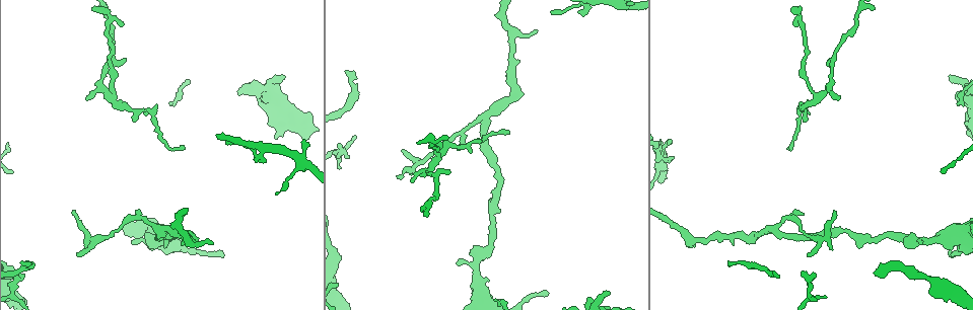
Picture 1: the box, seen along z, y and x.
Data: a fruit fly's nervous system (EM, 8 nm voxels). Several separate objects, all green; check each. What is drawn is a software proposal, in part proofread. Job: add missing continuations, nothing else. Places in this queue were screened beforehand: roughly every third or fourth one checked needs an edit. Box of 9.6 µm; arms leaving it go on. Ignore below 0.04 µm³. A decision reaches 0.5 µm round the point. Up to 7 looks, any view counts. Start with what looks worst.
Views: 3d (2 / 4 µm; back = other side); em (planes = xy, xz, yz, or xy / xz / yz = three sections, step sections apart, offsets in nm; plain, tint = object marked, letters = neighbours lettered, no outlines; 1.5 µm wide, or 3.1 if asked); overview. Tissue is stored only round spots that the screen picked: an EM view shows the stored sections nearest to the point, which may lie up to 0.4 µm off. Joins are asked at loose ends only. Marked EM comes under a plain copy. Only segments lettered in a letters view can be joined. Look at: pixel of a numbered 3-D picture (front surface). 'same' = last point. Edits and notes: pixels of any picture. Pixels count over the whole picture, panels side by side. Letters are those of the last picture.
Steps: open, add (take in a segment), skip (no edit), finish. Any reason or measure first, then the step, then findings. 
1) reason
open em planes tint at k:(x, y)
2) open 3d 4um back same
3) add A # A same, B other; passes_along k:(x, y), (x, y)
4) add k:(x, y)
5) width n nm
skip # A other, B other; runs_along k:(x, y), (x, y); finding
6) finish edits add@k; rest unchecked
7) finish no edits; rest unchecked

an open end
open 3d 2um at 1:(283, 75)

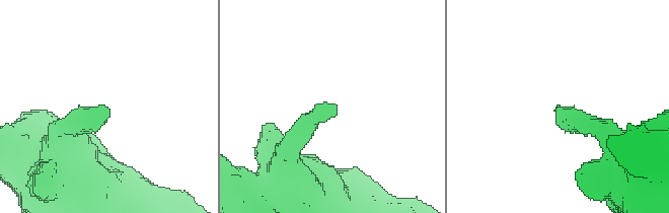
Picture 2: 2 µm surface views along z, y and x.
open em xz step 8 letters at 2:(106, 106)

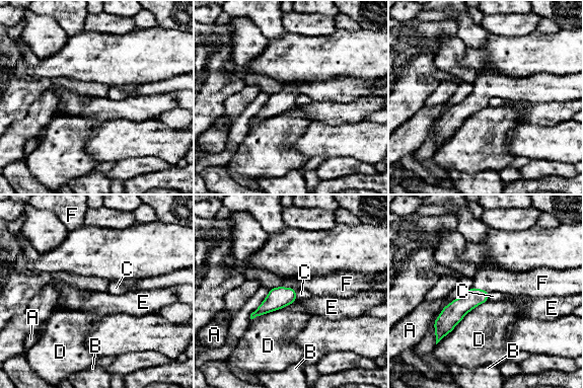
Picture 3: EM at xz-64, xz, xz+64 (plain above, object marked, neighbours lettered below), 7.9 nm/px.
cut it another way
open em planes letters same

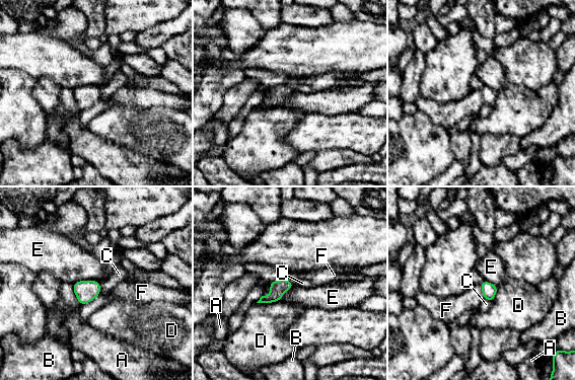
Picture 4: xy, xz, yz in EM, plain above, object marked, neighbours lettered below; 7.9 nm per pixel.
width 110 nm
add F # A other, B other, C other, D other, E other, F same; passes_along 4:(489, 290), (483, 292), (471, 299); the neuron continues

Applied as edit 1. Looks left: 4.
open overview

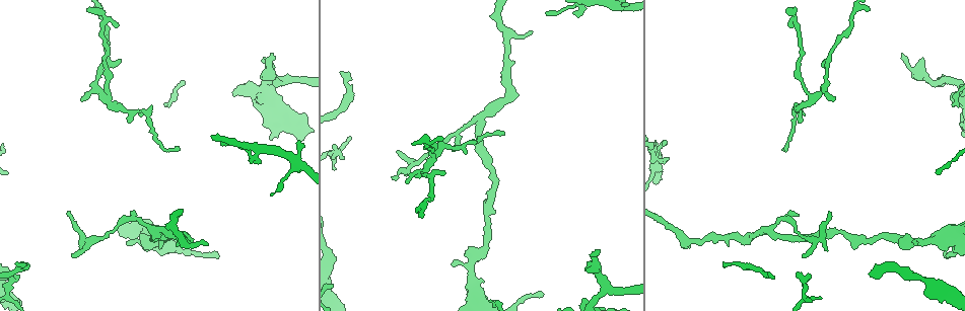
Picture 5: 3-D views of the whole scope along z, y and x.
thin end
open em planes letters at 5:(220, 144)

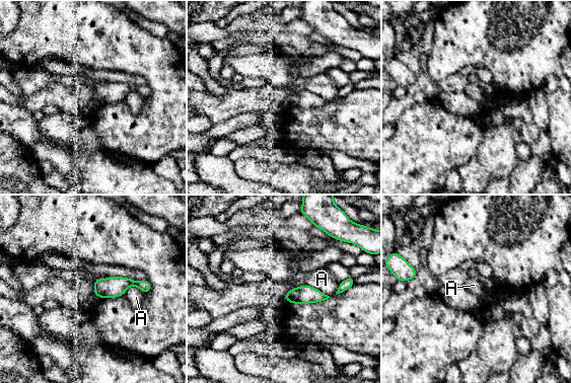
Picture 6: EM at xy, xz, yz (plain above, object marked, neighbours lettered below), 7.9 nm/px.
skip # A other; border 6:(284, 296), (309, 285), (330, 297); no lettered segment goes on from it

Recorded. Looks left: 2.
finish edits add@4; rest unchecked

